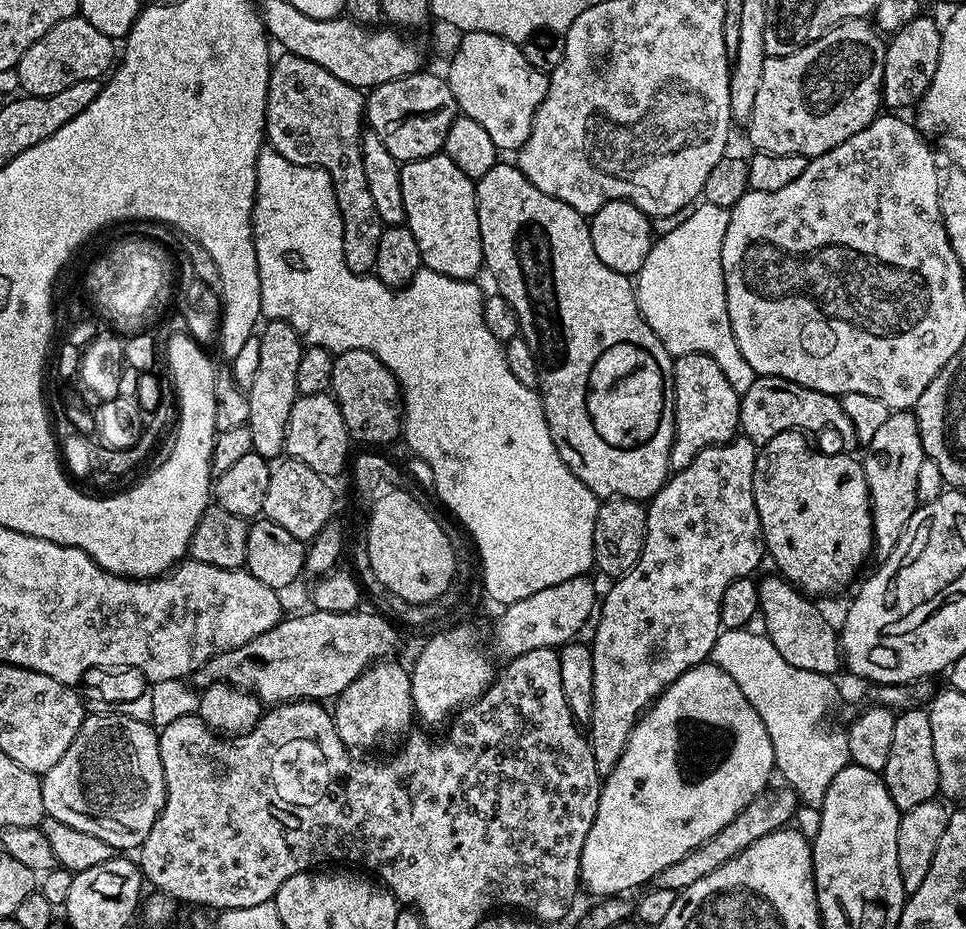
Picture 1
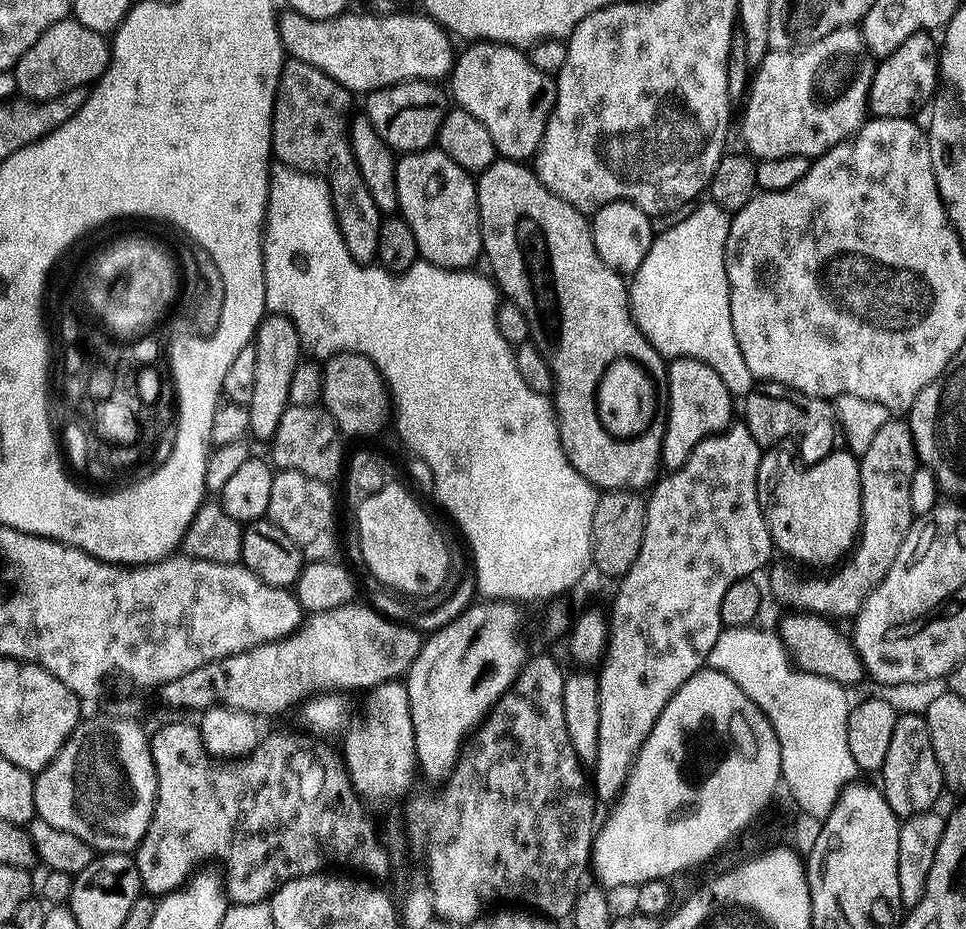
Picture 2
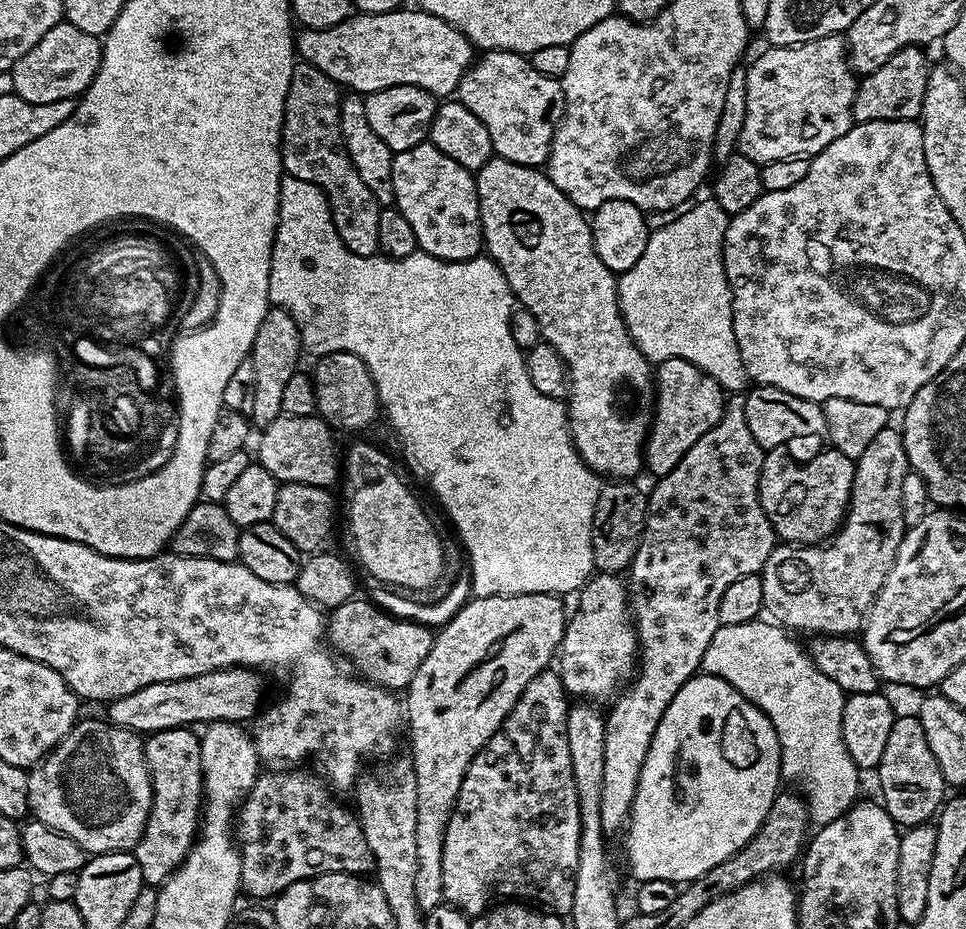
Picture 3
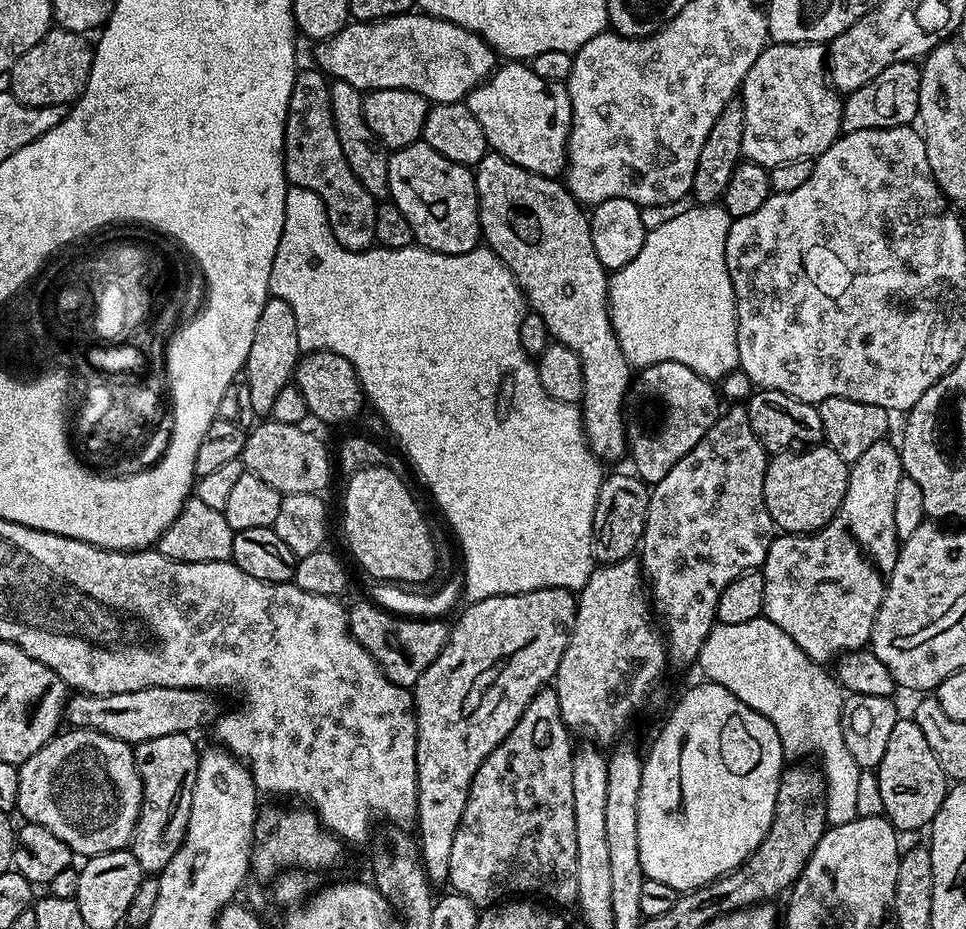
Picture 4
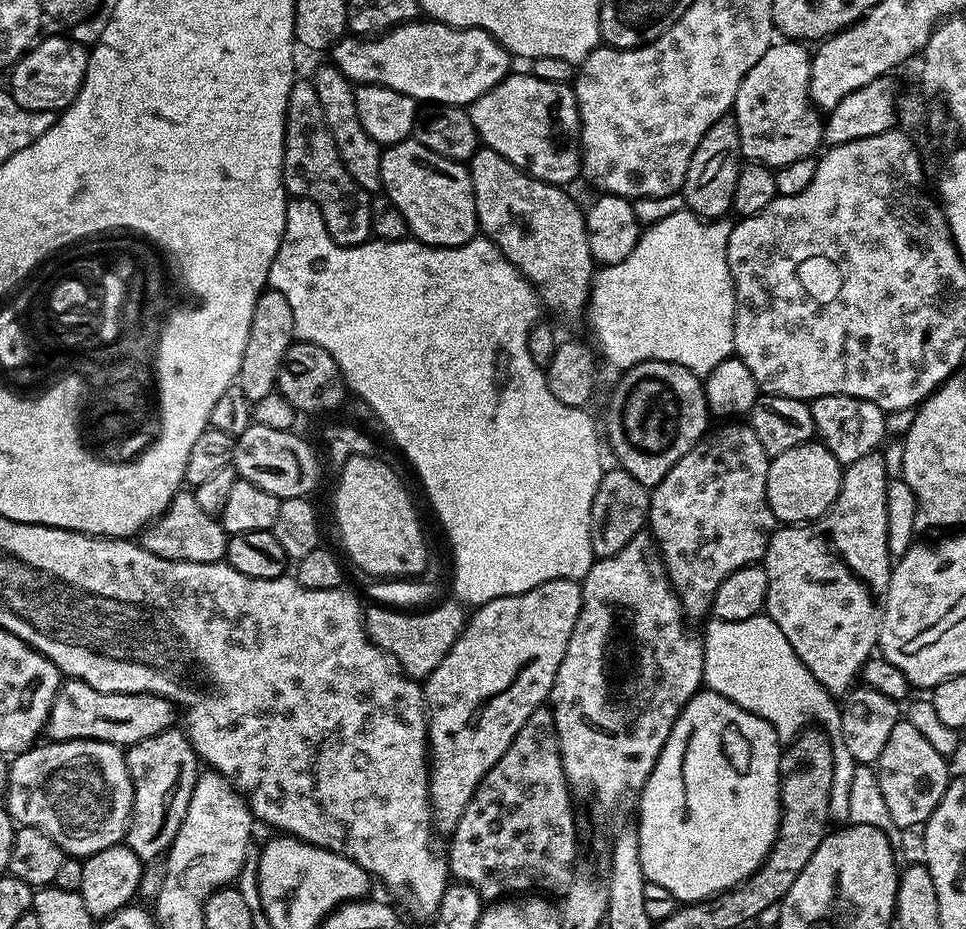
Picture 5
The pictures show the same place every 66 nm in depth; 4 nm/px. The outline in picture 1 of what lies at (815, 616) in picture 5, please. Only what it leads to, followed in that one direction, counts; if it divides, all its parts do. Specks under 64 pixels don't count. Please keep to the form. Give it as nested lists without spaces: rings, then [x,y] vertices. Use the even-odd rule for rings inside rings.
[[[908,410],[889,411],[886,422],[874,434],[874,438],[870,438],[863,452],[862,463],[868,483],[868,497],[872,503],[874,552],[877,557],[883,558],[892,553],[894,546],[898,546],[918,507],[918,469],[926,457],[915,415]]]

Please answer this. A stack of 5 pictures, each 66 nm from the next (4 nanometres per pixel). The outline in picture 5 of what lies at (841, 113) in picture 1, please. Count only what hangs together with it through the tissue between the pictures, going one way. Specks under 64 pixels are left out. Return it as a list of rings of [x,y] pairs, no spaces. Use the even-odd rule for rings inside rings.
[[[800,42],[773,43],[772,47],[766,50],[766,54],[762,54],[762,58],[758,58],[754,66],[750,66],[746,78],[742,78],[742,86],[738,86],[734,105],[734,119],[738,126],[740,150],[745,161],[767,164],[769,168],[775,170],[786,162],[798,162],[798,158],[812,156],[815,148],[821,147],[824,125],[821,113],[808,96],[812,57],[809,49],[804,48],[807,47]]]

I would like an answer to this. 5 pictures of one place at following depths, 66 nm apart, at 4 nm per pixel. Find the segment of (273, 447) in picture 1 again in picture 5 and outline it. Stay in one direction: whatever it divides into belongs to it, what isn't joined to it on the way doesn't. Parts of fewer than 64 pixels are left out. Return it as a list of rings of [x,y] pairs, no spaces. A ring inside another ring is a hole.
[[[268,288],[261,292],[254,306],[254,314],[250,318],[250,334],[246,338],[246,350],[242,350],[238,386],[242,394],[250,402],[266,398],[266,394],[276,391],[276,379],[280,373],[282,362],[286,358],[286,350],[294,342],[294,310],[290,310],[290,302],[278,290]]]

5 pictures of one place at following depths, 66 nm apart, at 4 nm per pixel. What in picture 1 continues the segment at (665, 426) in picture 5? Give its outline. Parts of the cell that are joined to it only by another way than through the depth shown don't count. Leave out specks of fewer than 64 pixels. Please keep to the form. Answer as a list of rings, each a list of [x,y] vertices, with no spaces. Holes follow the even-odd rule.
[[[691,352],[675,357],[672,362],[674,378],[674,402],[676,403],[676,421],[674,438],[670,446],[669,469],[681,472],[710,446],[725,444],[735,440],[740,432],[741,393],[730,386],[730,378],[722,374],[722,366],[701,352]]]

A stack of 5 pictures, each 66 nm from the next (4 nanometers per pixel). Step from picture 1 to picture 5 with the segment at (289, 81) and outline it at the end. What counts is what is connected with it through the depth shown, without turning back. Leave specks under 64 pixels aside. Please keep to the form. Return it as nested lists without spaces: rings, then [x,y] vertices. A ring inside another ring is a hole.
[[[293,79],[286,106],[284,191],[289,197],[314,202],[322,214],[322,222],[326,222],[330,238],[334,238],[334,242],[343,248],[367,244],[372,236],[372,196],[362,190],[362,186],[350,178],[350,170],[342,166],[342,158],[338,158],[338,146],[334,146],[334,138],[322,114],[322,102],[318,102],[318,90],[314,90],[311,79],[300,79]]]

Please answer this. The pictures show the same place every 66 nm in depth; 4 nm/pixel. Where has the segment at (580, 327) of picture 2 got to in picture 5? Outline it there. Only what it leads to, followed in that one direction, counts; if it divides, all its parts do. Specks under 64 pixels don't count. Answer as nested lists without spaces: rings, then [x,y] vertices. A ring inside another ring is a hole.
[[[481,146],[466,164],[472,179],[472,193],[476,203],[476,222],[481,233],[495,244],[496,250],[532,283],[536,295],[545,309],[553,308],[564,316],[576,316],[588,307],[588,295],[592,292],[594,261],[590,254],[590,242],[584,221],[585,209],[579,208],[563,187],[535,180],[527,172],[515,168],[502,154]]]

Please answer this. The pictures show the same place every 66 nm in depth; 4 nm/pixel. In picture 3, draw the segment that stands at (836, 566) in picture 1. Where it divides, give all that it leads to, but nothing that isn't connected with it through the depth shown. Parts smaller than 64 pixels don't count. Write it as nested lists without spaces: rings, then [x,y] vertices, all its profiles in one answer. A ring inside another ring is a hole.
[[[781,446],[765,451],[760,471],[762,510],[781,541],[793,546],[819,544],[836,533],[844,522],[852,497],[856,466],[831,446],[805,464],[795,464],[788,457],[789,449]]]

